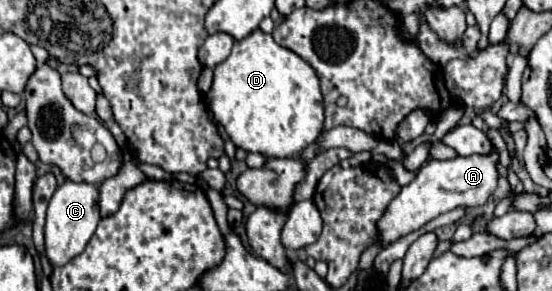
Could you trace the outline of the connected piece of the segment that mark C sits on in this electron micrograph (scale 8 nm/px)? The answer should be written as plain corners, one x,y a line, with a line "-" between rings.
66,180
52,196
48,210
46,210
46,226
44,226
44,240
46,240
46,256
52,266
64,266
72,258
76,258
92,238
96,226
100,222
98,212
98,188
86,182
72,182

